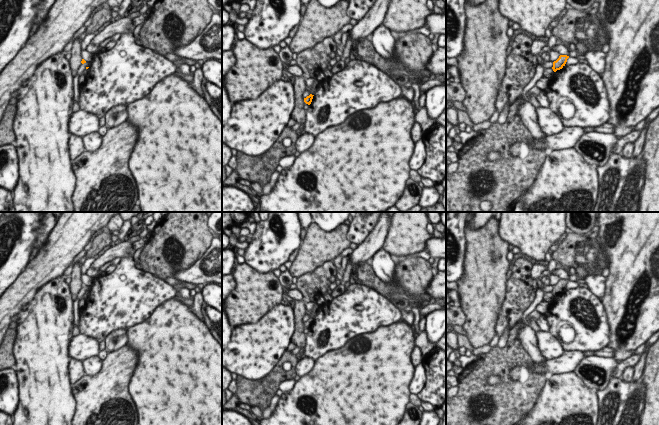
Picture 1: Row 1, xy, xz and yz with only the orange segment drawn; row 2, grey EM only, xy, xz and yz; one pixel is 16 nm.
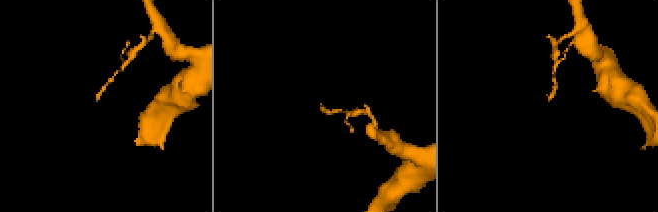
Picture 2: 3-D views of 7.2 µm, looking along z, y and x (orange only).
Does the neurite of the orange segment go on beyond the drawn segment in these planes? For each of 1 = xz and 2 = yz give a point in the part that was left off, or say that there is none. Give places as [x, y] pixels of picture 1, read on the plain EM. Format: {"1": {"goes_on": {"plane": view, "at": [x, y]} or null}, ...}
{"1": {"goes_on": null}, "2": {"goes_on": null}}

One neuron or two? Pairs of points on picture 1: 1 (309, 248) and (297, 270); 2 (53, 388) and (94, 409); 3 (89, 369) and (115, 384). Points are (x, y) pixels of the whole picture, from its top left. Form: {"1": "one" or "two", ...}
{"1": "one", "2": "two", "3": "two"}

